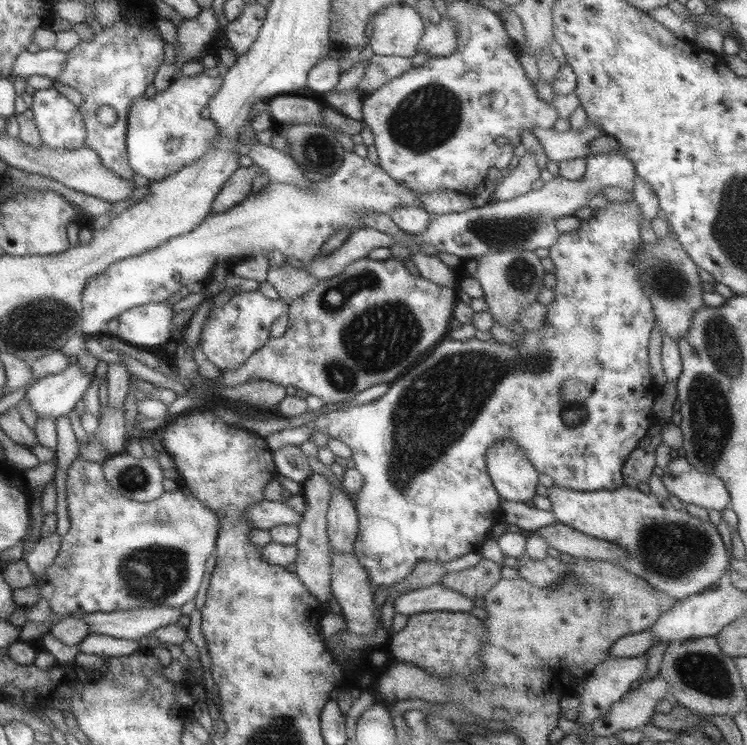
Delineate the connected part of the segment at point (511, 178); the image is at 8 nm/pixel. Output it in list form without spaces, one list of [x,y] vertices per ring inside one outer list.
[[[526,152],[524,156],[518,158],[511,169],[509,176],[502,179],[494,192],[493,197],[496,200],[512,200],[528,194],[534,181],[541,178],[541,170],[532,152]]]

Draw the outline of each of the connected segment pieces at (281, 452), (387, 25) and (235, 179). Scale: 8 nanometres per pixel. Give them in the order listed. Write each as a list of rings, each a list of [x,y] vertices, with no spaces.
[[[286,445],[274,450],[273,459],[278,474],[291,478],[294,482],[306,483],[311,476],[308,457],[299,446]]]
[[[407,4],[387,5],[374,20],[369,42],[375,54],[413,57],[425,31],[418,11]]]
[[[253,163],[248,168],[238,168],[230,179],[222,186],[218,196],[211,204],[211,213],[224,212],[239,202],[242,202],[252,191],[252,183],[258,177],[258,172],[263,172],[258,164]]]

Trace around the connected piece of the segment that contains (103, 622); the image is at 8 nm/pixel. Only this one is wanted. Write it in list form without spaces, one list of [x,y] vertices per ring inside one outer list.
[[[138,608],[78,614],[92,634],[145,642],[158,628],[179,622],[179,608]]]

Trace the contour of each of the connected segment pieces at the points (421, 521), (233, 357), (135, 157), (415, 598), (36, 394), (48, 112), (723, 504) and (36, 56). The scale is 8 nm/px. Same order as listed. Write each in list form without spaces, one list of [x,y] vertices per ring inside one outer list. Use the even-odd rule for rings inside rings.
[[[635,201],[616,203],[610,202],[606,209],[597,209],[588,220],[583,220],[580,228],[572,232],[561,233],[556,244],[550,249],[550,258],[554,262],[557,285],[554,289],[555,299],[552,303],[544,305],[535,302],[527,308],[520,308],[518,324],[520,324],[519,342],[515,344],[501,343],[500,341],[482,341],[472,337],[466,341],[444,338],[433,347],[410,372],[390,384],[390,388],[382,398],[370,403],[354,405],[345,409],[330,410],[306,422],[313,432],[329,434],[347,444],[352,451],[355,469],[364,477],[364,484],[359,492],[354,492],[354,502],[359,514],[360,532],[355,542],[355,552],[360,556],[362,566],[368,571],[370,586],[390,588],[394,583],[402,582],[414,567],[422,561],[432,563],[447,563],[452,559],[464,556],[468,552],[478,550],[479,546],[491,536],[493,526],[501,521],[502,512],[499,505],[500,495],[494,488],[491,476],[487,471],[486,451],[494,441],[512,439],[513,443],[521,446],[528,455],[530,462],[540,473],[548,474],[554,479],[554,484],[571,488],[577,491],[612,490],[624,485],[623,466],[632,451],[646,433],[652,423],[658,419],[652,412],[652,404],[660,392],[660,387],[653,380],[649,357],[649,340],[652,329],[656,324],[655,310],[649,296],[644,292],[644,287],[639,281],[639,268],[636,267],[636,249],[640,247],[640,228],[643,219],[640,205]],[[567,380],[582,382],[590,396],[586,400],[586,417],[582,418],[580,425],[568,426],[562,421],[562,412],[571,408],[566,400],[562,400],[560,385]]]
[[[259,290],[232,294],[232,298],[220,309],[209,313],[201,331],[201,344],[208,360],[222,371],[234,371],[270,340],[270,329],[283,314],[287,314],[289,303],[282,299],[271,299]]]
[[[182,75],[153,97],[136,97],[130,104],[126,130],[127,156],[132,171],[148,181],[160,181],[206,156],[210,146],[218,140],[218,128],[211,119],[202,118],[201,110],[209,107],[210,99],[221,86],[220,75]]]
[[[437,583],[398,596],[394,600],[392,608],[395,613],[410,617],[414,614],[431,611],[470,613],[477,606],[472,599],[460,594],[460,592],[442,587],[440,583]]]
[[[69,364],[62,372],[38,379],[23,400],[28,401],[36,416],[57,419],[73,410],[94,377],[94,372],[87,374],[79,364]]]
[[[54,87],[36,90],[31,106],[44,147],[54,151],[86,147],[84,120],[78,106]]]
[[[677,457],[677,459],[671,460],[661,479],[669,494],[677,496],[682,503],[696,504],[706,510],[718,511],[723,511],[729,506],[730,495],[721,478],[696,470],[686,457]]]
[[[54,46],[48,50],[36,50],[34,54],[25,50],[16,57],[13,74],[26,78],[46,76],[56,81],[66,63],[67,52],[56,50]]]

